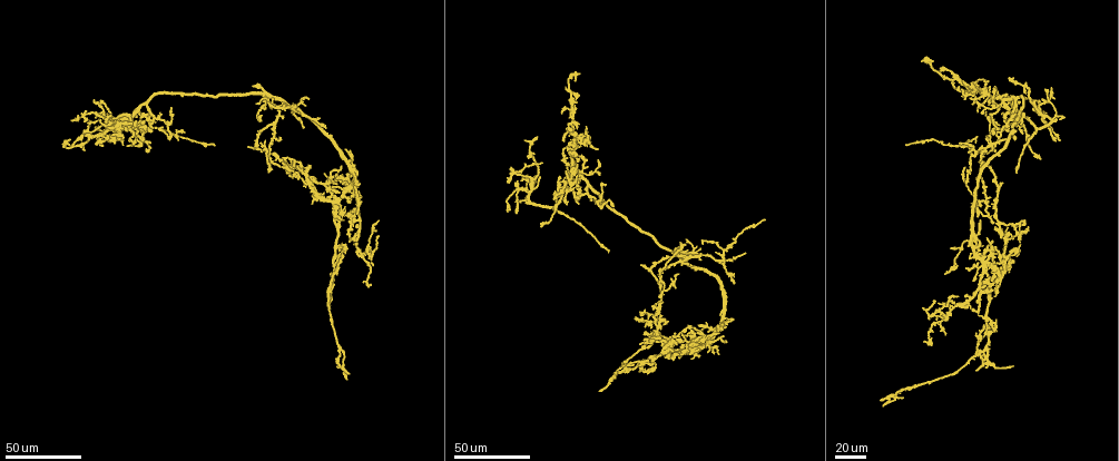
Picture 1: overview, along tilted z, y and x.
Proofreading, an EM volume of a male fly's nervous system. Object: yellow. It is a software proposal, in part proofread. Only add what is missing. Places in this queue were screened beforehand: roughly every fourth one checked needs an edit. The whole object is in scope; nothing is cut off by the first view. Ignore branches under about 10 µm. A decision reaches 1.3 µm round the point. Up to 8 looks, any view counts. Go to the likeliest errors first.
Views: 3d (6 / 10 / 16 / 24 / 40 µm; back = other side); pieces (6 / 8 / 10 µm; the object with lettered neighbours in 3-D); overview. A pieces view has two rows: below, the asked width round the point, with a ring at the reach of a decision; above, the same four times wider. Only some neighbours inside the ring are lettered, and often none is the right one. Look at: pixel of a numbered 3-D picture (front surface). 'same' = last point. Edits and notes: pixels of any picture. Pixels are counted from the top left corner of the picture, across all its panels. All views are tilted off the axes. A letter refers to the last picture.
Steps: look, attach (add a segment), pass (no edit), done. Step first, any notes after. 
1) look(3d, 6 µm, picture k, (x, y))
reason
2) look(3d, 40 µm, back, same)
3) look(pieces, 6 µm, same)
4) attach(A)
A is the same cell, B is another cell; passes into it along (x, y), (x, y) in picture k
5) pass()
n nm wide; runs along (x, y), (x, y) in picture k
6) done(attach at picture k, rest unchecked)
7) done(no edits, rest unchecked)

look(3d, 24 µm, picture 1, (255, 85))

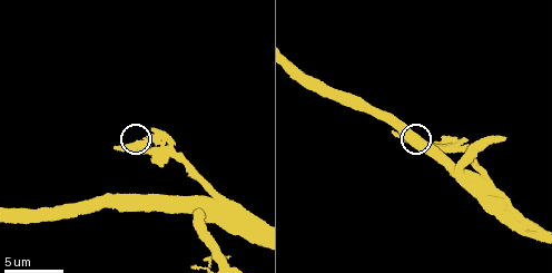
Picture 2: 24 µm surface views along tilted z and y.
look(pieces, 8 µm, picture 2, (395, 132))

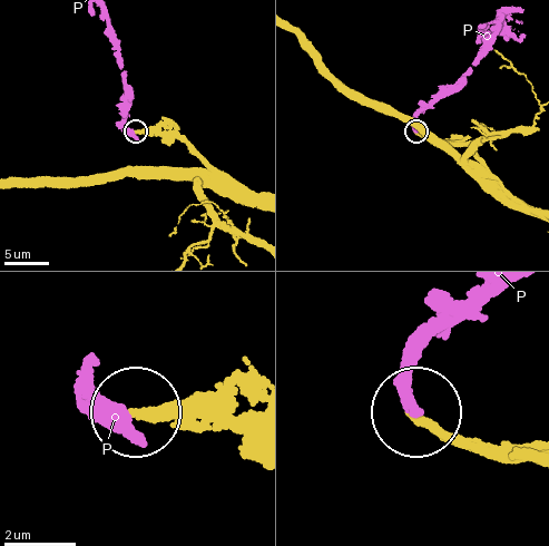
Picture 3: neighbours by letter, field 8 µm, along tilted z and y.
attach(P)
260 nm wide; P is the same cell; passes into it along (216, 426), (148, 408), (125, 413), (90, 374) in picture 3; the neuron continues

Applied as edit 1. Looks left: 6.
look(overview)

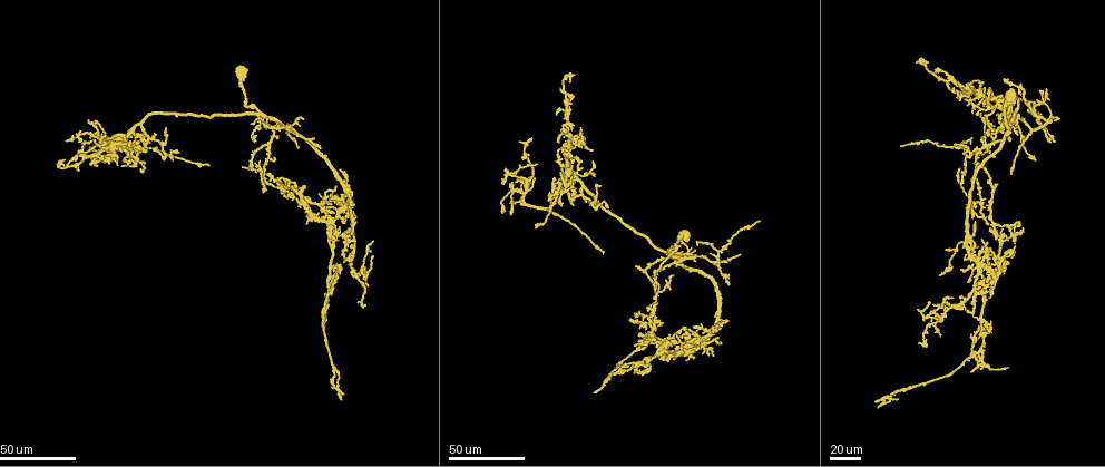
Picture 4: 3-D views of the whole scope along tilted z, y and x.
look(3d, 24 µm, picture 4, (998, 186))
tapers out

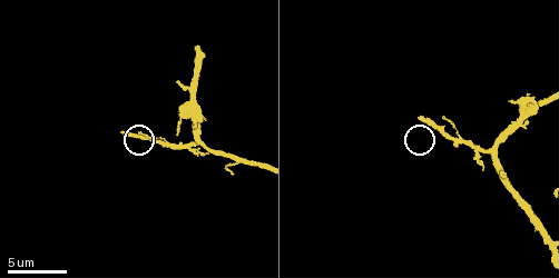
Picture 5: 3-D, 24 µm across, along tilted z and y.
look(pieces, 10 µm, picture 5, (122, 130))
see the neighbours

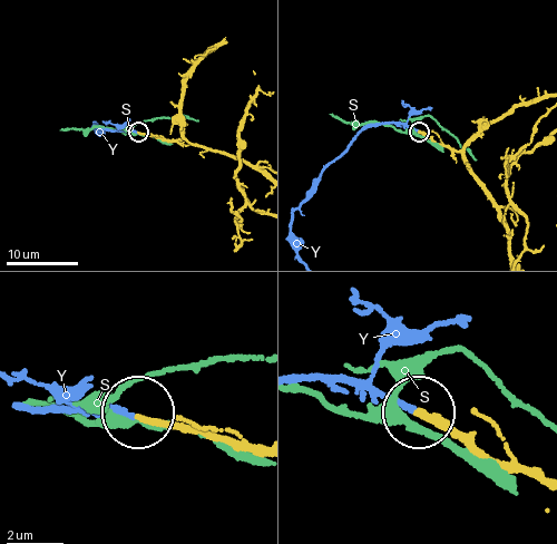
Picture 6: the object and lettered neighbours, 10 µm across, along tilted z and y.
attach(Y)
Y is the same cell, S is another cell; passes into it along (431, 141), (398, 124), (370, 125), (325, 167), (320, 178) in picture 6; it goes on there

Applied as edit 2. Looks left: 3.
look(3d, 40 µm, picture 4, (949, 88))
an open end

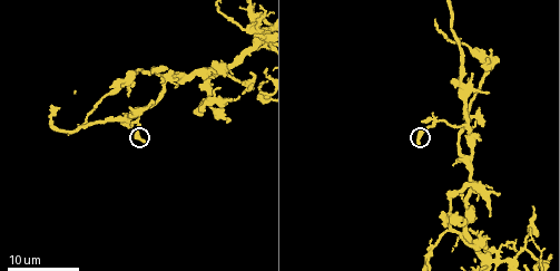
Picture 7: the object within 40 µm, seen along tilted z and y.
look(pieces, 6 µm, picture 7, (420, 143))
see the neighbours

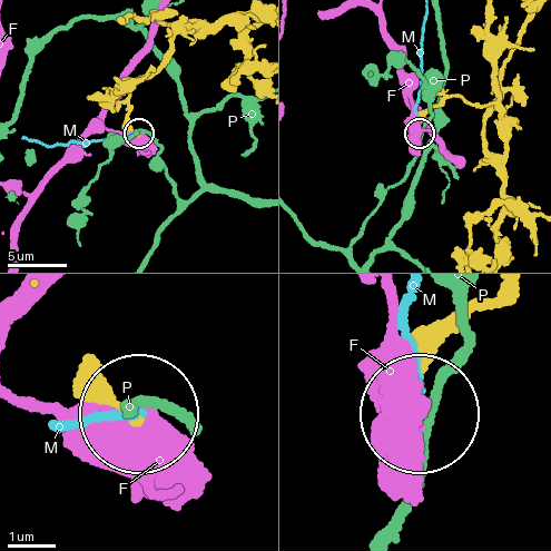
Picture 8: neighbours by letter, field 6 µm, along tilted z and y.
pass()
250 nm wide; F, M and P are other cells; no lettered segment goes on from it

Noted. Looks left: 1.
done(attach at picture 3, attach at picture 6, rest unchecked)

